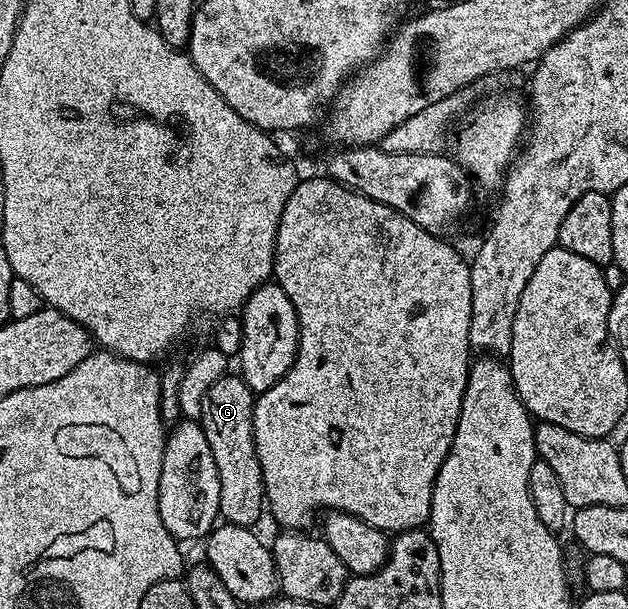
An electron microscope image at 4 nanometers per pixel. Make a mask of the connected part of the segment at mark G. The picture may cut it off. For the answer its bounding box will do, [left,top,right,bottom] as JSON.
[199,374,267,525]

